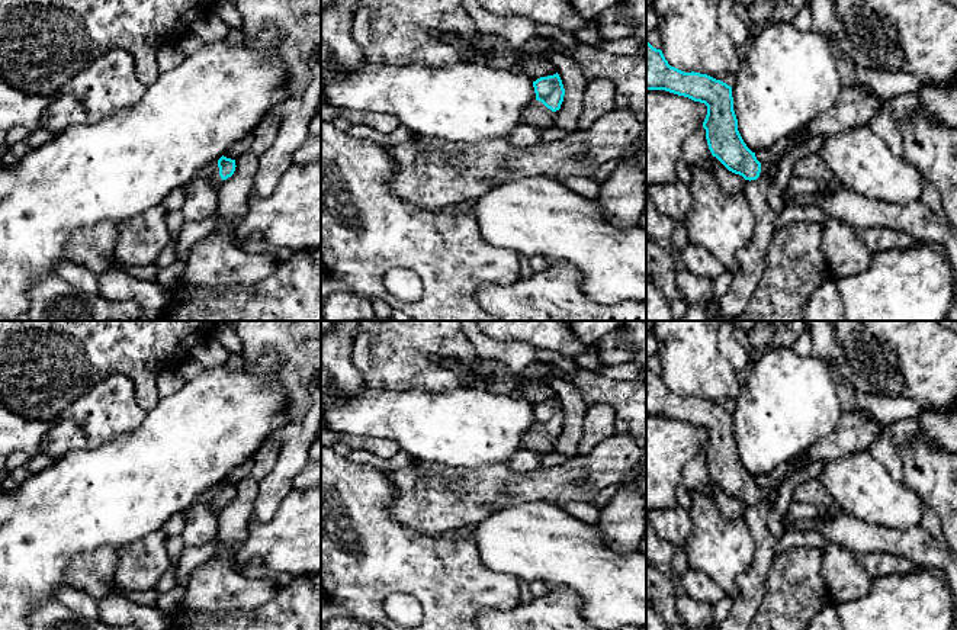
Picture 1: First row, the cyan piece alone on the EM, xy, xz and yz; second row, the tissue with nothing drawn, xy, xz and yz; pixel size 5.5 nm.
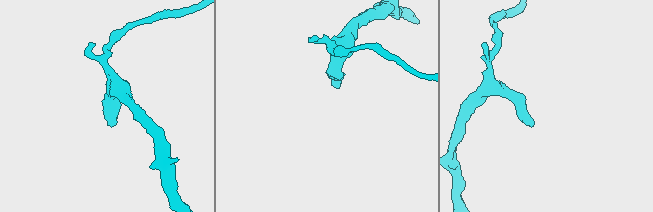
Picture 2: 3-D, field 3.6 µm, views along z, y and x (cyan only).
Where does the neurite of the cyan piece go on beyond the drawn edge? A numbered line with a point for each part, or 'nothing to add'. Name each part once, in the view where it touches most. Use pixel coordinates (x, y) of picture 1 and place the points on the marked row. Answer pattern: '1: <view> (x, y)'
1: xy (209, 173)

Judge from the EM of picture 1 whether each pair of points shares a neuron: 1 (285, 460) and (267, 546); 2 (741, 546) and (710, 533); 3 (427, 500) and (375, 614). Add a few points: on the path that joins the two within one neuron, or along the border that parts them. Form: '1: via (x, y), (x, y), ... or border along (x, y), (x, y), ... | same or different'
1: border along (292, 488), (269, 520), (260, 521), (251, 516) | different
2: via (734, 546), (723, 546), (718, 540) | same
3: border along (389, 507), (389, 517), (407, 527), (448, 530) | different

